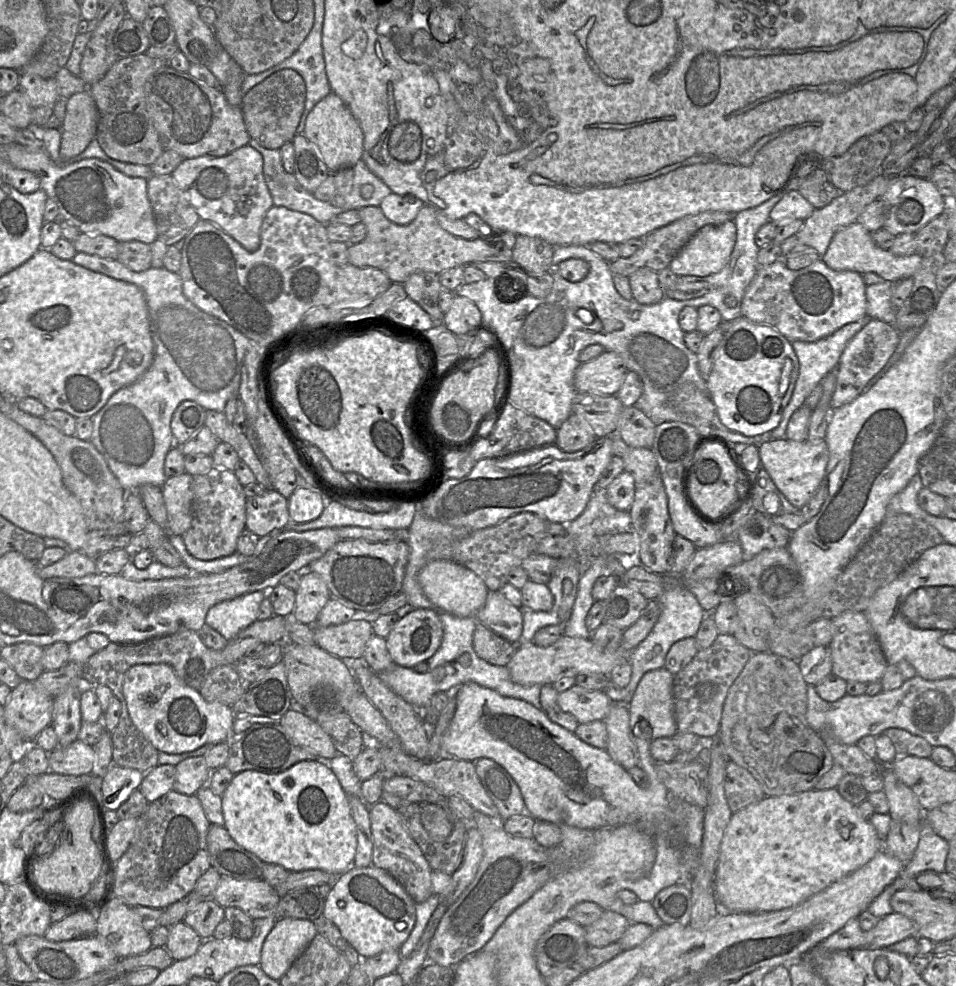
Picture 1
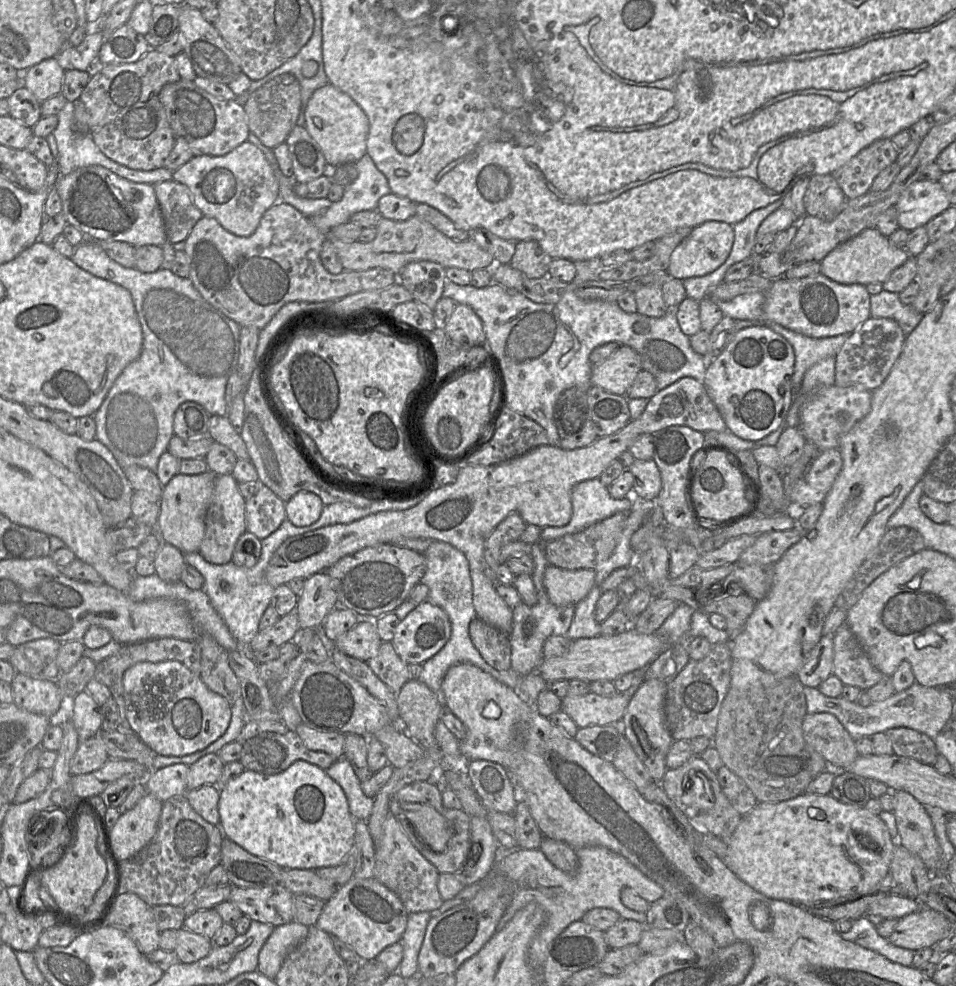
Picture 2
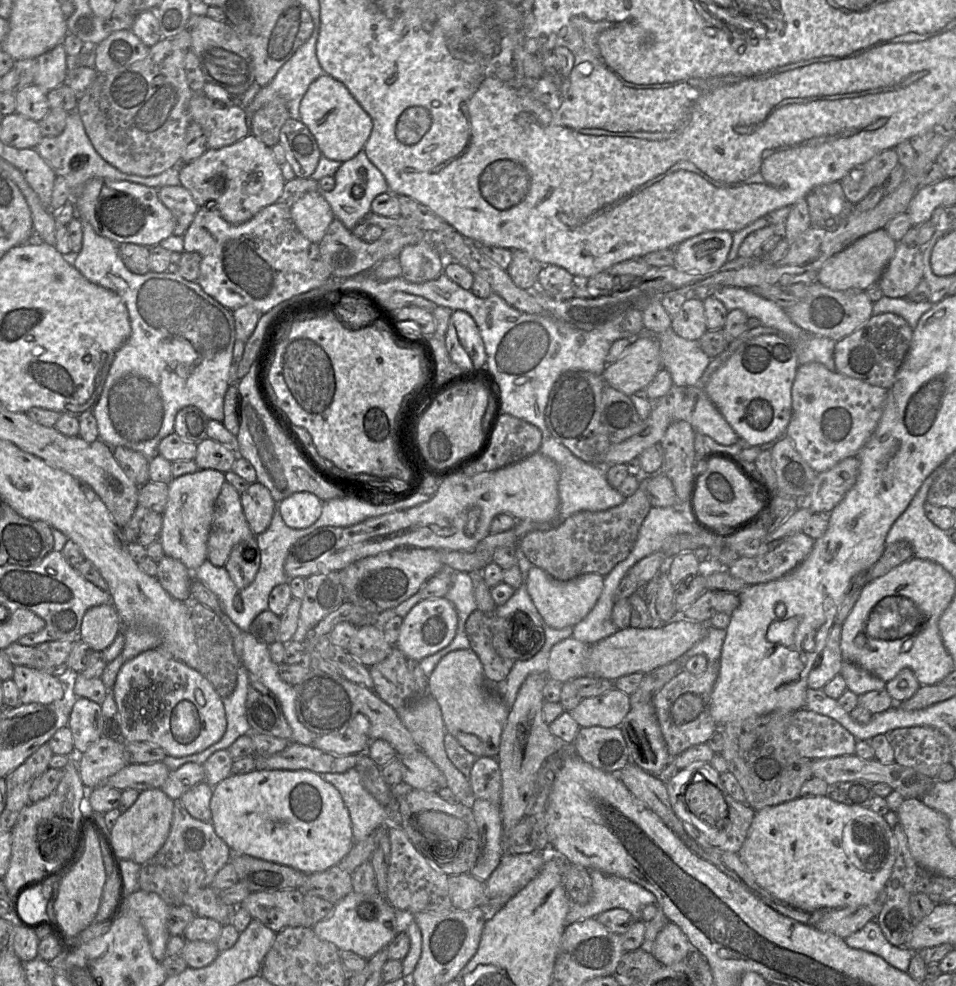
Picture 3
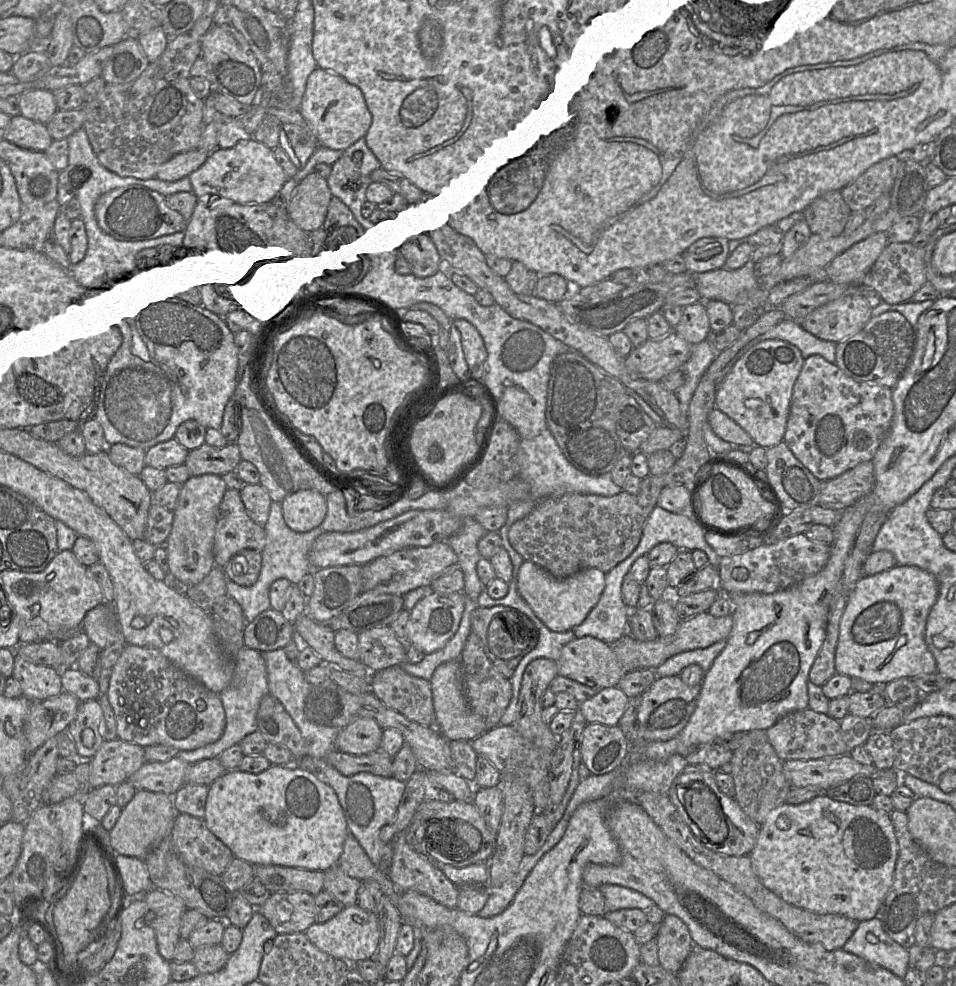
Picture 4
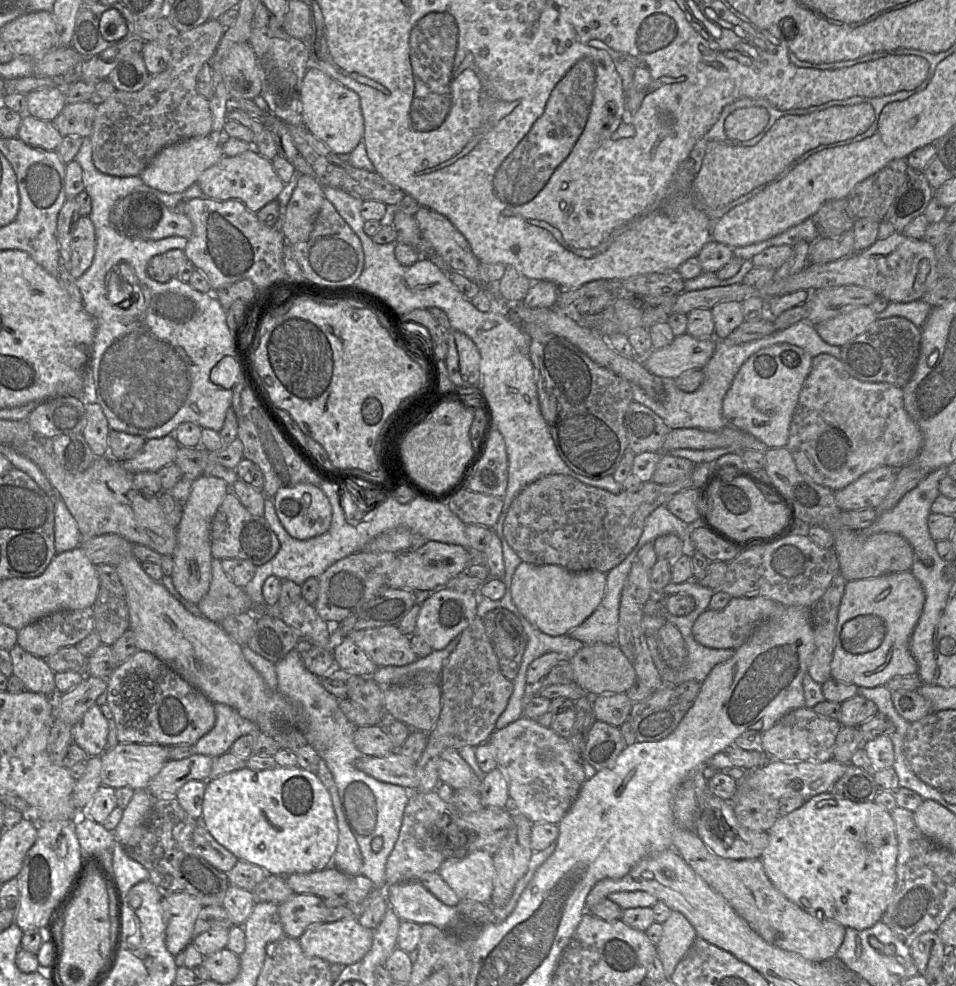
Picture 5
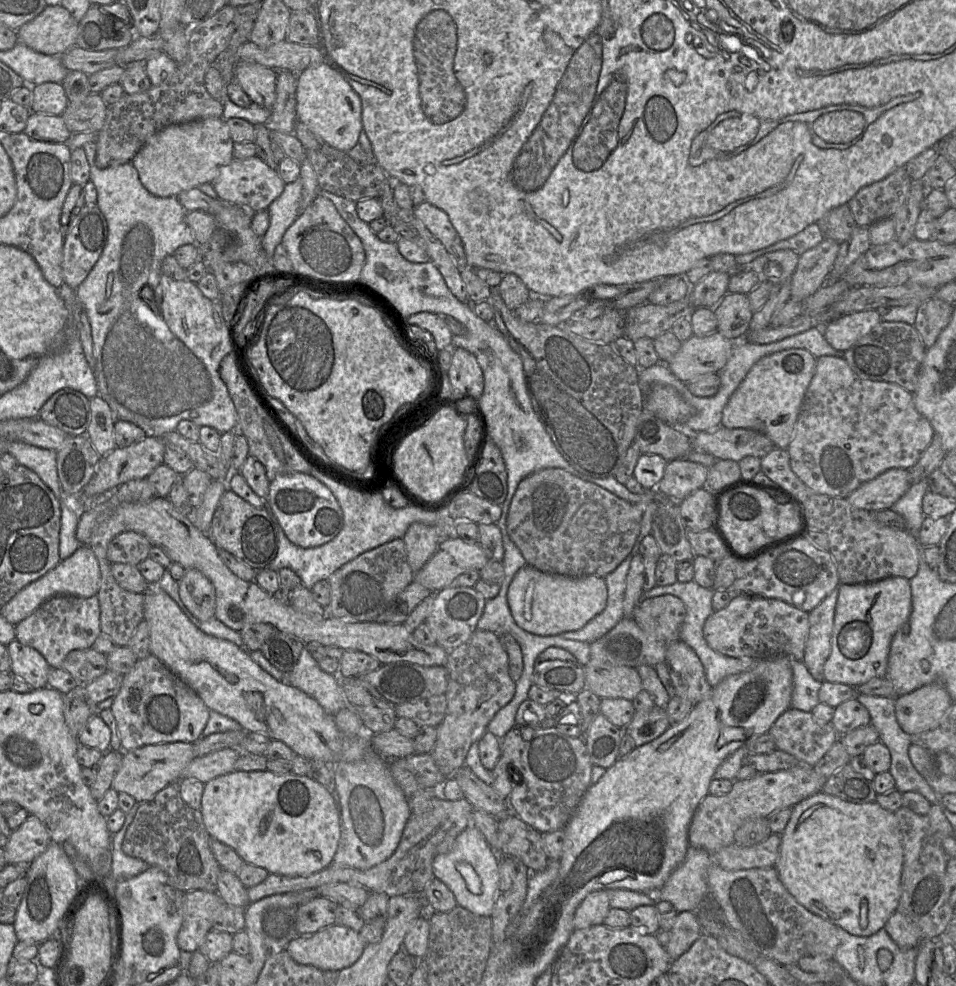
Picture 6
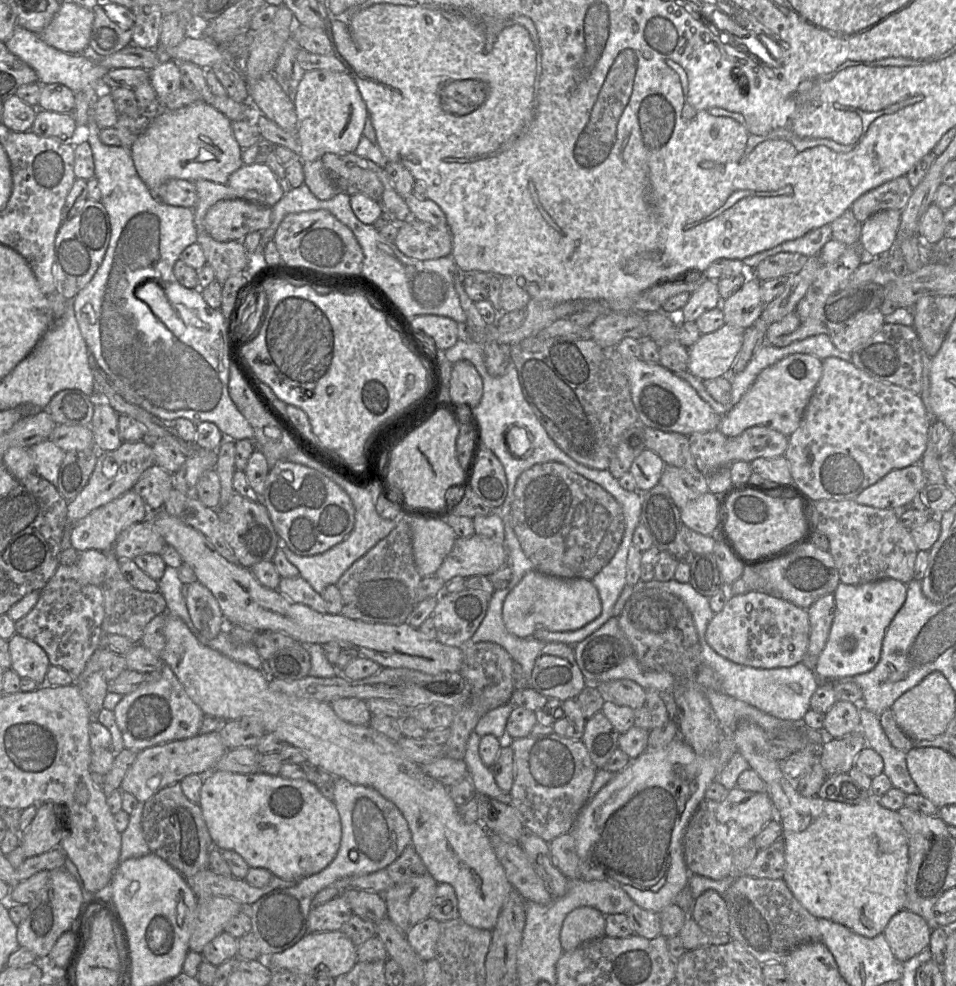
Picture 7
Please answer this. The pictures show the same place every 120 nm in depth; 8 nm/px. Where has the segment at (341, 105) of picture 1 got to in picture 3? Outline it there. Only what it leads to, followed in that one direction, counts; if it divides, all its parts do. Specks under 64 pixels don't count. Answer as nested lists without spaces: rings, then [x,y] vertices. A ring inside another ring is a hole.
[[[324,74],[314,80],[300,103],[300,121],[314,136],[321,154],[341,163],[364,148],[372,131],[372,119],[343,83]]]

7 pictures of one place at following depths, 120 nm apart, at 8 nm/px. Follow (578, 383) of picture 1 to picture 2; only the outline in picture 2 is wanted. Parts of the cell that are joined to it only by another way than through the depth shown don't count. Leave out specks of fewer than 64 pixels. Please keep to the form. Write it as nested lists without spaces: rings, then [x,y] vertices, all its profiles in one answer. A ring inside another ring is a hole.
[[[621,345],[601,364],[592,365],[591,384],[610,393],[626,396],[641,370],[639,354],[631,347]]]

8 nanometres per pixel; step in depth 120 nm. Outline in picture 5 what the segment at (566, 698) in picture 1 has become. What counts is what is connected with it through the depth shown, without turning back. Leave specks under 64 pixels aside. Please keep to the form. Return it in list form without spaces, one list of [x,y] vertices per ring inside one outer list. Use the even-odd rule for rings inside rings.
[[[613,693],[594,696],[592,704],[597,720],[620,728],[630,717],[633,702],[626,693]]]

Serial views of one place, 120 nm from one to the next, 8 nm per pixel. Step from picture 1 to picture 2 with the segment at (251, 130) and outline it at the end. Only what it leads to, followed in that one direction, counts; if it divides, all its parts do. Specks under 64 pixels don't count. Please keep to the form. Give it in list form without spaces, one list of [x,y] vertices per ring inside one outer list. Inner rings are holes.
[[[289,73],[282,74],[254,91],[244,103],[249,130],[268,148],[273,149],[286,141],[296,126],[301,108],[299,81]]]

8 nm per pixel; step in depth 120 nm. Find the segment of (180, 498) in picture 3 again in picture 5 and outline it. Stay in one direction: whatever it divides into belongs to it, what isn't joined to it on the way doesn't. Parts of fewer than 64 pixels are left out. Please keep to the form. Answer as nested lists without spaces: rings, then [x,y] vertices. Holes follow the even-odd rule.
[[[202,475],[193,480],[191,492],[182,509],[182,517],[176,527],[177,544],[172,554],[174,563],[171,578],[183,598],[197,604],[208,592],[212,575],[210,530],[212,520],[230,486],[221,478]]]

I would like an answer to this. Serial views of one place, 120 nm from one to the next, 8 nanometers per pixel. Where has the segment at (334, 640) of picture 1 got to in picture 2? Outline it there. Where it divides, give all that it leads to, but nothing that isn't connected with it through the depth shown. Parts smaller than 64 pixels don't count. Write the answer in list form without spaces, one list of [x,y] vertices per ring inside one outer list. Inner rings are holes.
[[[360,622],[342,634],[334,642],[334,647],[351,657],[367,662],[378,654],[381,643],[375,625]]]

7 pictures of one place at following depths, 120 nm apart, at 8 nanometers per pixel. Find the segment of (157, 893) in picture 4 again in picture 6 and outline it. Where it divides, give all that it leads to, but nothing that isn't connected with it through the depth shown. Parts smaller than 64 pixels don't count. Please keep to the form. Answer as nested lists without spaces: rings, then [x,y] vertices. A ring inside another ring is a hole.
[[[186,892],[183,897],[182,926],[177,936],[180,950],[191,953],[198,950],[226,905],[216,892]]]

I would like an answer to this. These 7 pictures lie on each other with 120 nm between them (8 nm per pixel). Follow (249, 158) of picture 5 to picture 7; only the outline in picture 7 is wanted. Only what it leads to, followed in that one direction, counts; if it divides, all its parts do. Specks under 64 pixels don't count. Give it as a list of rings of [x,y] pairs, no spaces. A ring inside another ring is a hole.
[[[266,164],[241,166],[230,175],[227,185],[235,191],[237,199],[266,207],[273,207],[285,194],[273,172]]]

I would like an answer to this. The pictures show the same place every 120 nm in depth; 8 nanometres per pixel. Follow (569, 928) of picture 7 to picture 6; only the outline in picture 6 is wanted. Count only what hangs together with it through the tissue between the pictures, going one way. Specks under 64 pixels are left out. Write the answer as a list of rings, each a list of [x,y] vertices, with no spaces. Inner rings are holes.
[[[596,890],[589,893],[575,912],[574,930],[603,924],[610,908],[607,890]]]

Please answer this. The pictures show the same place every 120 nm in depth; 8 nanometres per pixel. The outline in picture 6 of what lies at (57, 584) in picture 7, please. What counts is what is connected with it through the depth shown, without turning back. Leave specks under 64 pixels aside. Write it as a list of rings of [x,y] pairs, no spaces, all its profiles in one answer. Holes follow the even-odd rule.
[[[72,595],[54,596],[16,624],[15,633],[15,639],[41,653],[51,668],[61,668],[69,652],[91,648],[96,638],[101,634],[98,597],[97,595],[90,598]]]

